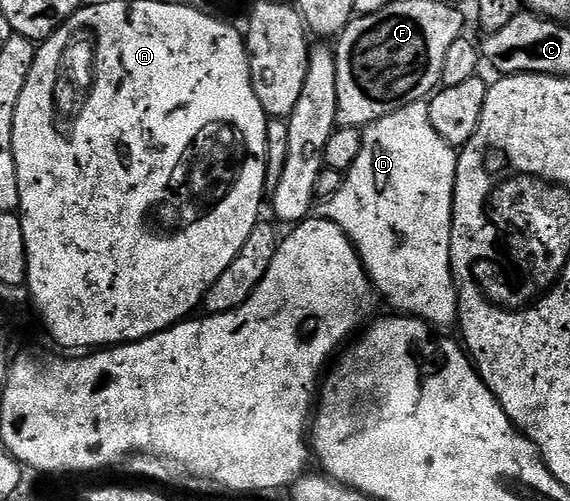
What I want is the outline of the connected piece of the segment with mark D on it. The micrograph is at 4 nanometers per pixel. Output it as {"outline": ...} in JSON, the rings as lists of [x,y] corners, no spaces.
{"outline":[[[424,101],[410,103],[363,130],[362,151],[354,167],[343,174],[337,193],[323,202],[323,216],[347,235],[377,294],[392,301],[397,314],[418,317],[433,327],[455,326],[460,308],[450,263],[450,235],[457,150],[434,131]]]}

